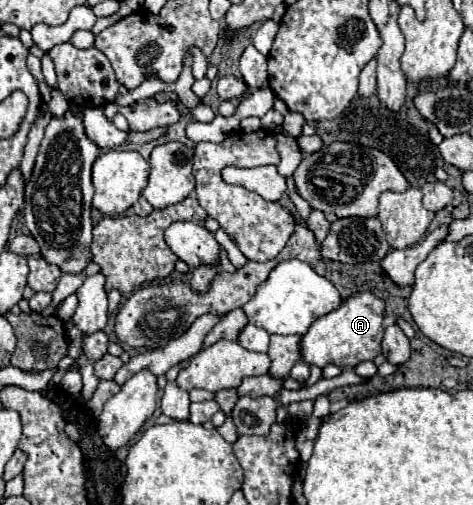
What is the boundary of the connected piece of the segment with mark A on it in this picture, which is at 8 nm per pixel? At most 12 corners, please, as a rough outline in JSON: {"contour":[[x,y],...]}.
{"contour":[[350,296],[300,340],[310,366],[354,368],[382,352],[384,302]]}

